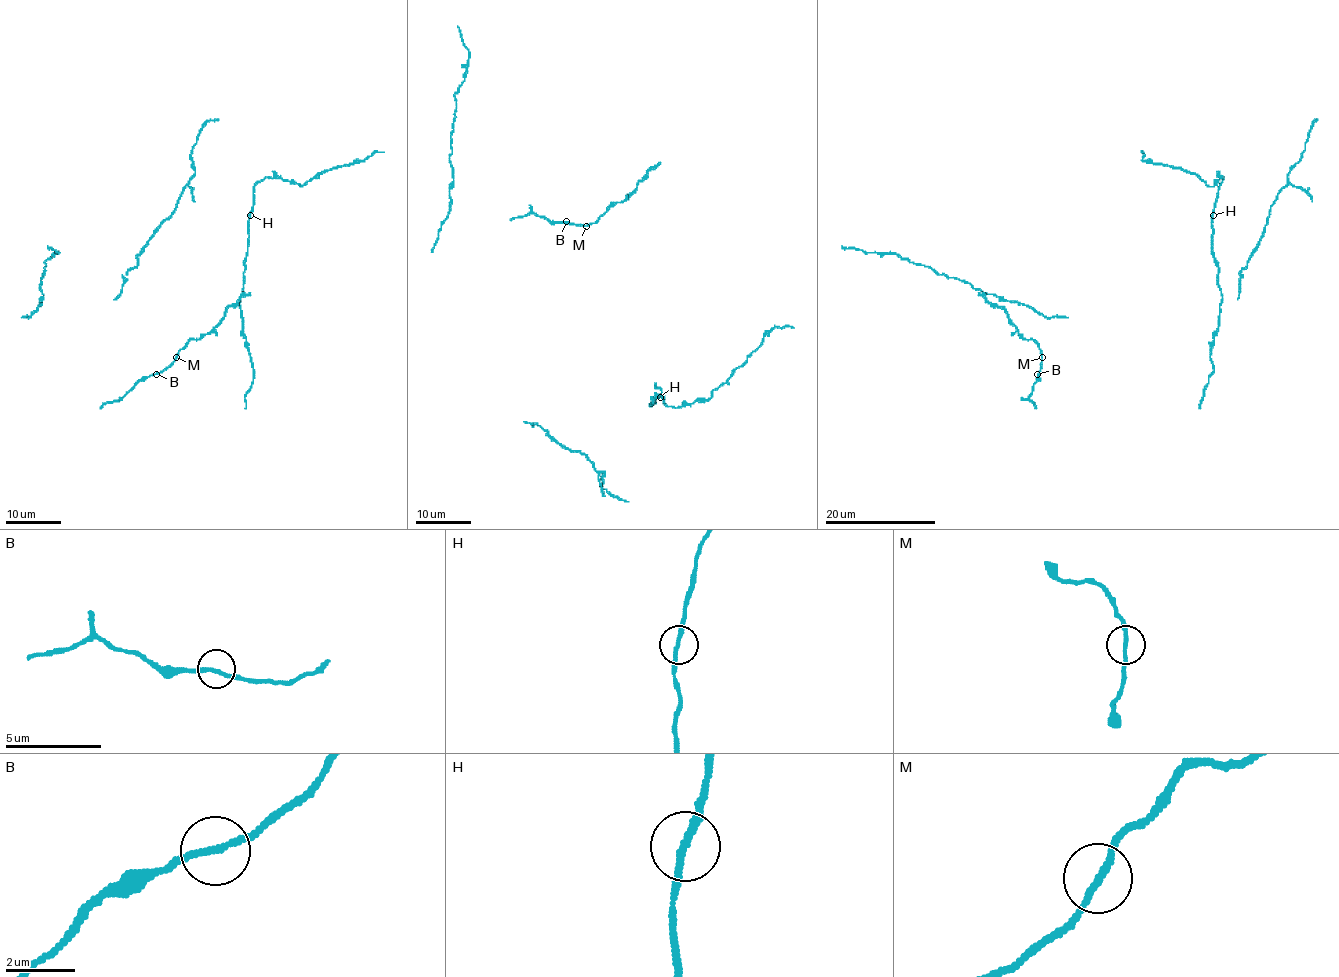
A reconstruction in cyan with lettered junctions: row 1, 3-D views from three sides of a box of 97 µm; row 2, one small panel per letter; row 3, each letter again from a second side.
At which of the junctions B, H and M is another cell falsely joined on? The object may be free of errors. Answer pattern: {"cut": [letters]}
{"cut": ["H"]}

